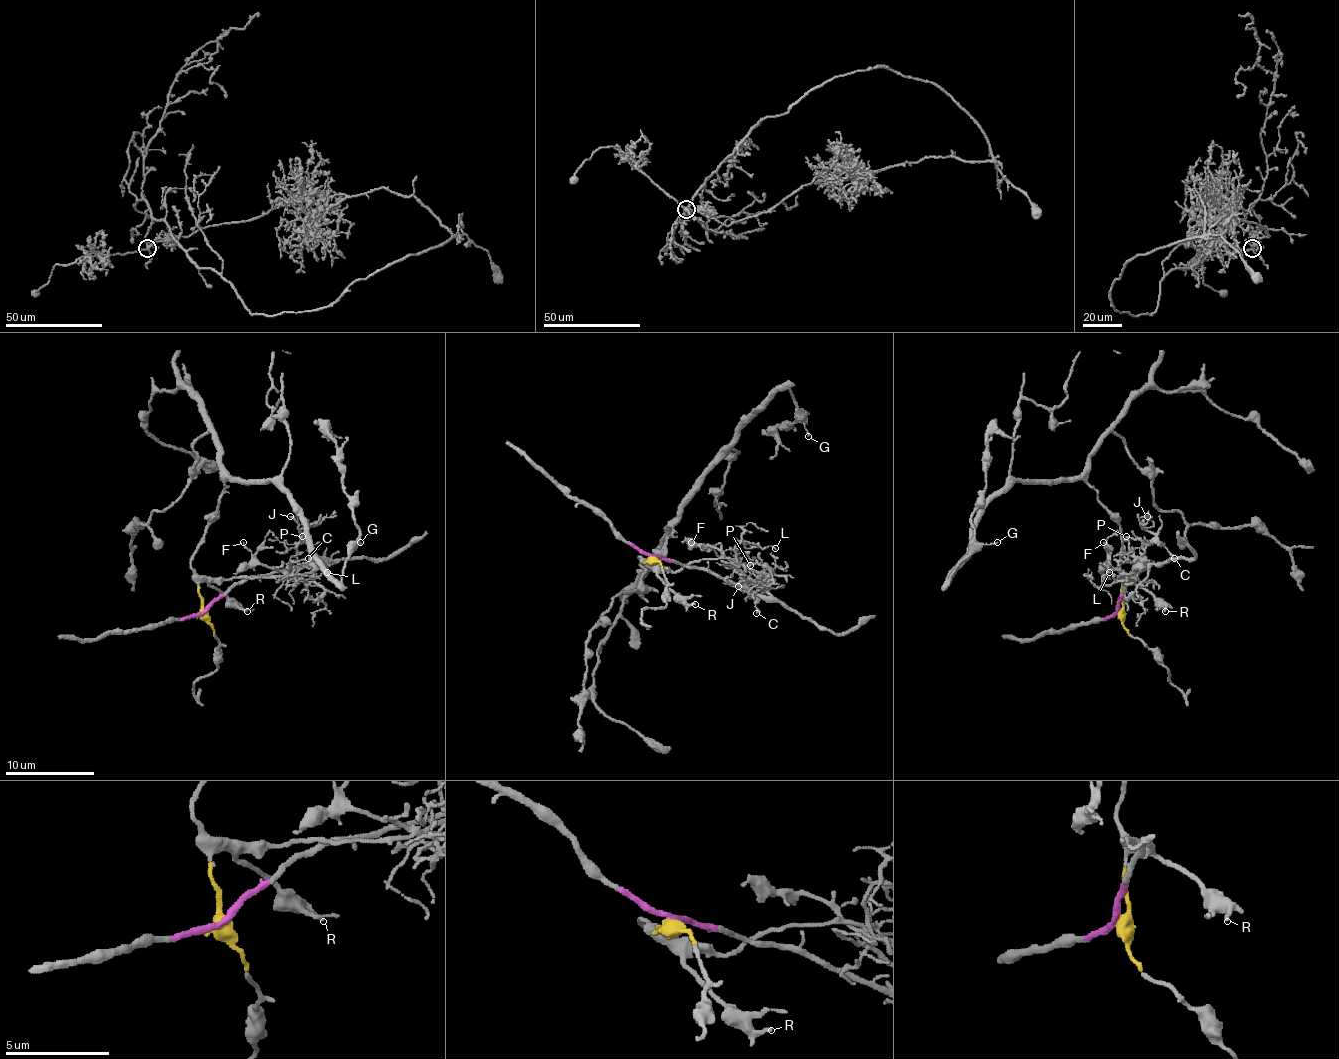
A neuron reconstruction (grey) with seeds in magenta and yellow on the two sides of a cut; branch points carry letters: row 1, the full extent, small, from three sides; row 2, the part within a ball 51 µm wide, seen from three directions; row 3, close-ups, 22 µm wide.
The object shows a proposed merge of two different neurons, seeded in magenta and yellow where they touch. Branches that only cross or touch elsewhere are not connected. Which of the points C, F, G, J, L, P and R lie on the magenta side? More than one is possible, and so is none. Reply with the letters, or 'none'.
C, F, J, L, P

